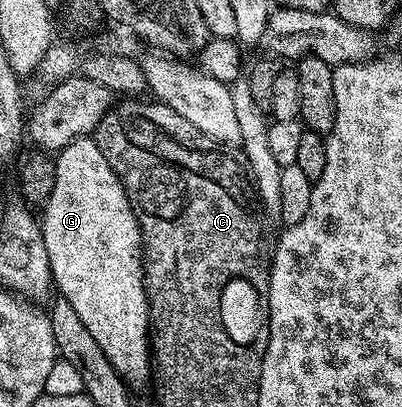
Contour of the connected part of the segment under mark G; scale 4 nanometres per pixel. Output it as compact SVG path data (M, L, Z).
M93 136L75 138L55 156L55 186L40 213L41 237L47 250L49 269L60 299L71 302L79 322L87 326L91 338L99 342L103 354L126 381L145 380L151 368L151 313L149 293L145 290L143 267L143 230L123 203L121 191L126 185L117 177Z

